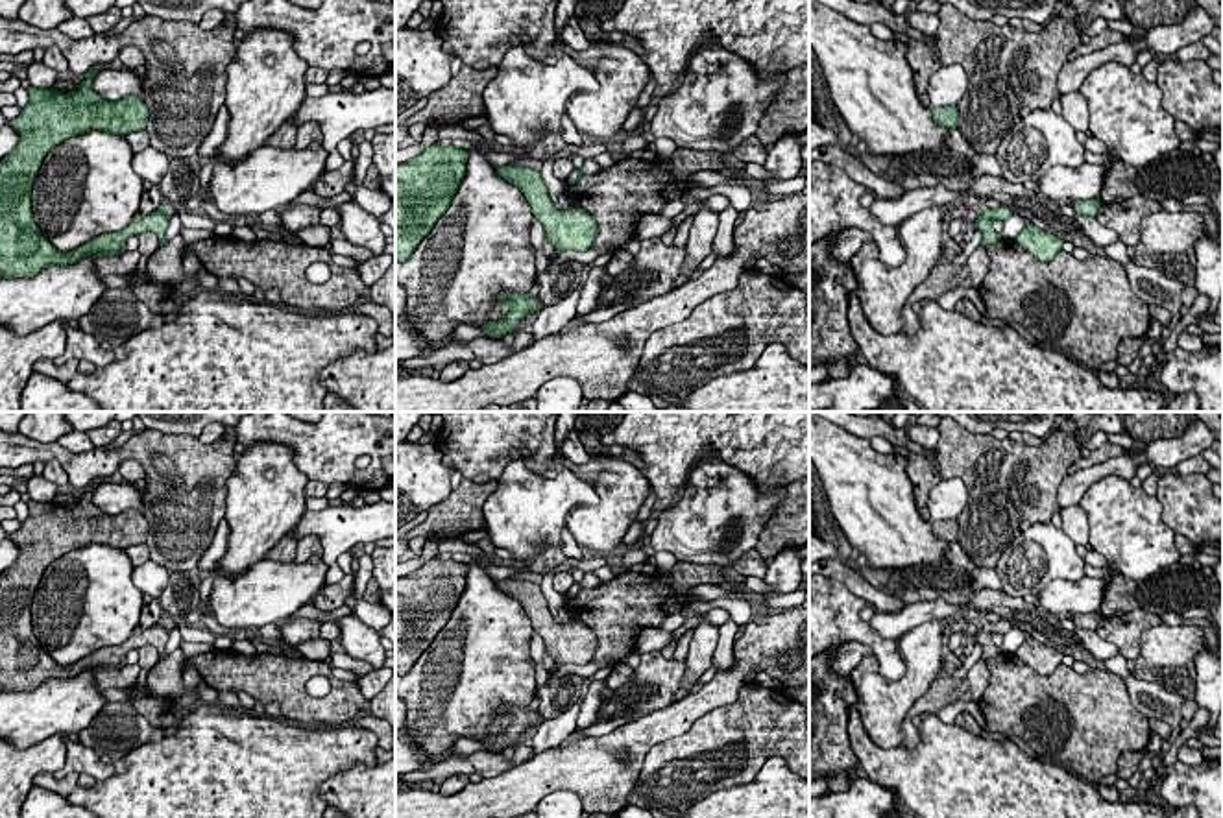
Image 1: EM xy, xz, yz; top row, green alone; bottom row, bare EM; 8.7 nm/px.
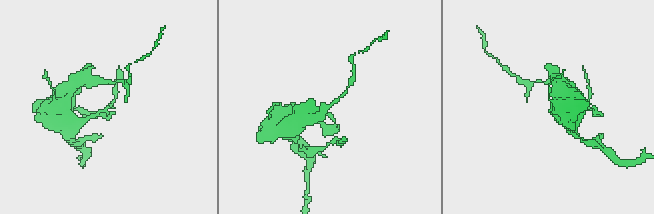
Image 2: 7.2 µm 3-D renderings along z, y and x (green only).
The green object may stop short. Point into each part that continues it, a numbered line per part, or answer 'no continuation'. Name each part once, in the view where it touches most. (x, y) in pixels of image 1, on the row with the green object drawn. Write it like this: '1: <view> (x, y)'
1: xy (165, 264)

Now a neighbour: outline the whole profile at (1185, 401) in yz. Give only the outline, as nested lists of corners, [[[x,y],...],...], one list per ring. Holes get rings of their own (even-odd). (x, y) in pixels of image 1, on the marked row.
[[[1181,393],[1160,412],[1199,412],[1199,397],[1195,393]]]

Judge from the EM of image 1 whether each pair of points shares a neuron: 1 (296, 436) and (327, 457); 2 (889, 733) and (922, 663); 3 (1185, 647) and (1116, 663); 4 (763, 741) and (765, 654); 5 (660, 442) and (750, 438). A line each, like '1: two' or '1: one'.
1: one
2: one
3: two
4: two
5: one

